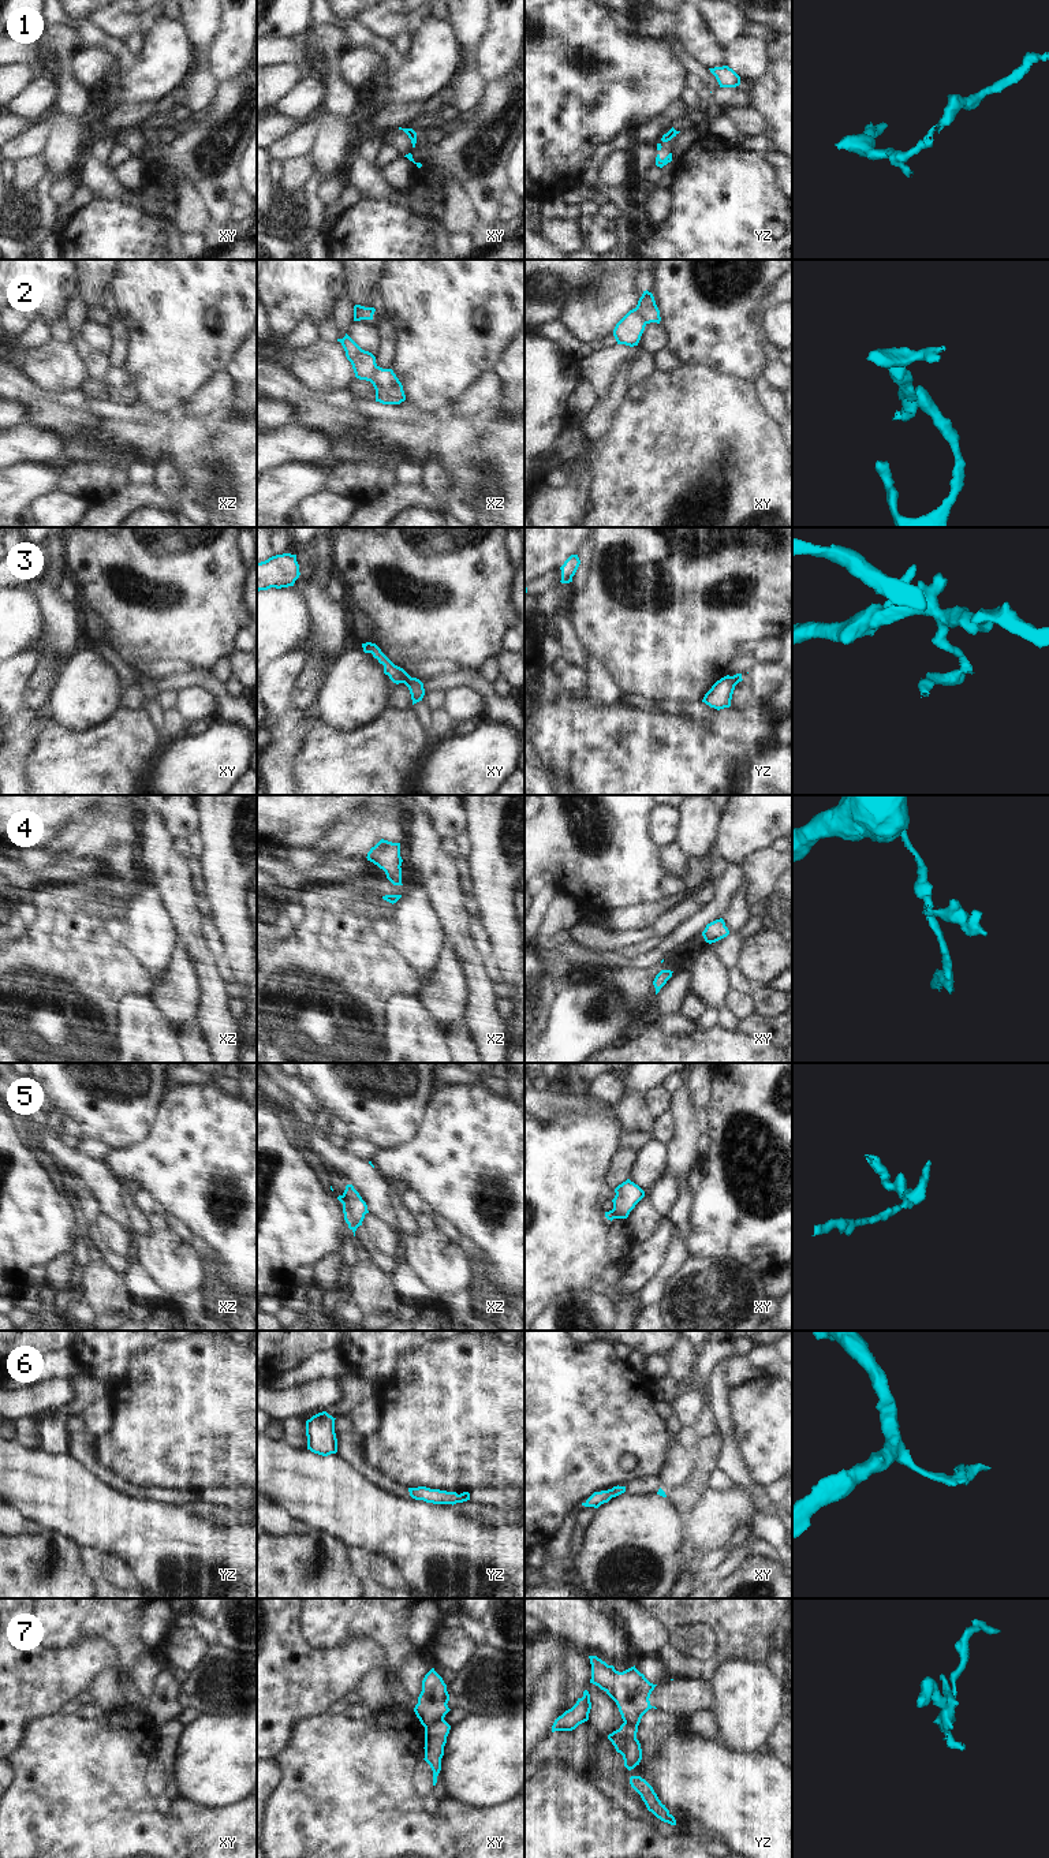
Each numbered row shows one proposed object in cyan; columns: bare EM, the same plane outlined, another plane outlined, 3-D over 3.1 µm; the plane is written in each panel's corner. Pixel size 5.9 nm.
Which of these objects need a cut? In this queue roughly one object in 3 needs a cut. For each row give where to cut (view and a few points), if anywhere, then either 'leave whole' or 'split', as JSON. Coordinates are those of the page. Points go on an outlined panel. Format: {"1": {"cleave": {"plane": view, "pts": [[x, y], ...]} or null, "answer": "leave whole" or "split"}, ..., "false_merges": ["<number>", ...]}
{"1": {"cleave": null, "answer": "leave whole"}, "2": {"cleave": {"plane": "xy", "pts": [[633, 309], [645, 324]]}, "answer": "split"}, "3": {"cleave": {"plane": "xy", "pts": [[410, 676], [403, 682]]}, "answer": "split"}, "4": {"cleave": {"plane": "xy", "pts": [[665, 970], [671, 973]]}, "answer": "split"}, "5": {"cleave": {"plane": "xz", "pts": [[342, 1196], [353, 1222], [353, 1230]]}, "answer": "split"}, "6": {"cleave": null, "answer": "leave whole"}, "7": {"cleave": {"plane": "xy", "pts": [[443, 1719], [430, 1723], [425, 1728]]}, "answer": "split"}, "false_merges": ["2", "3", "4", "5", "7"]}

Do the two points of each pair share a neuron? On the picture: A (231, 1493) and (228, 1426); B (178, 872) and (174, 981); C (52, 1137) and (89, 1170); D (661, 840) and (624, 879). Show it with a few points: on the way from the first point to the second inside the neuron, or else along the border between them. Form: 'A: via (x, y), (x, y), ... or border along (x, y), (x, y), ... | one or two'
A: border along (242, 1487), (209, 1487), (201, 1492) | two
B: border along (178, 941), (198, 967) | two
C: via (58, 1146), (79, 1167) | one
D: border along (650, 814), (648, 834), (656, 847) | two

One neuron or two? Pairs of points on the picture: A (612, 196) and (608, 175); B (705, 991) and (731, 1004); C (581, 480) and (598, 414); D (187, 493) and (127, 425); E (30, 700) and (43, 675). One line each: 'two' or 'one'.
A: two
B: two
C: one
D: one
E: one

